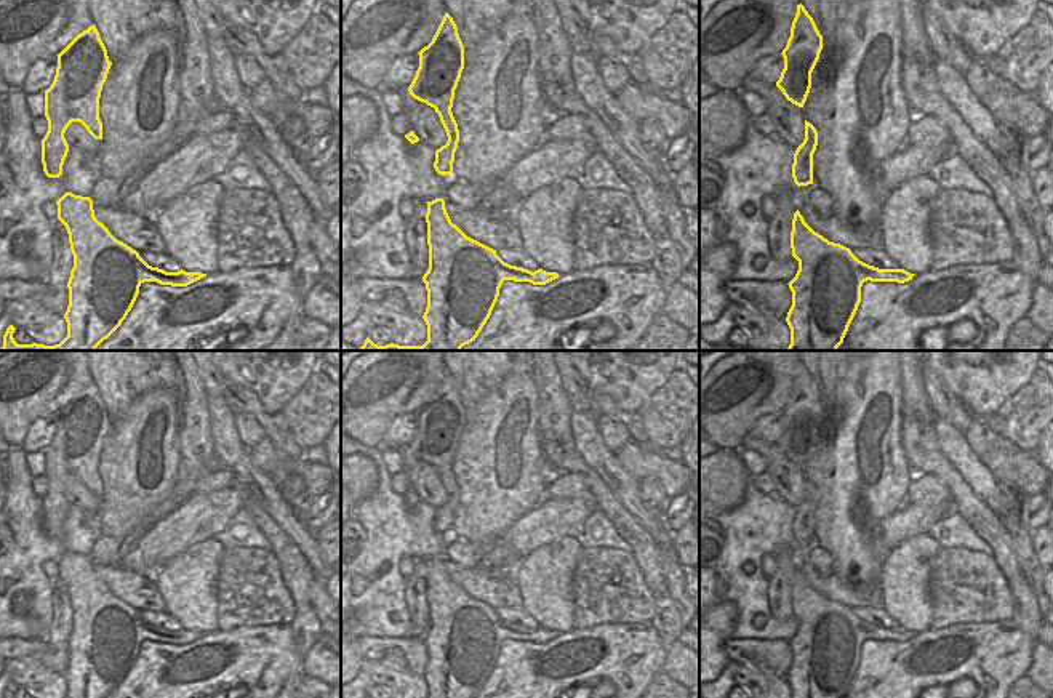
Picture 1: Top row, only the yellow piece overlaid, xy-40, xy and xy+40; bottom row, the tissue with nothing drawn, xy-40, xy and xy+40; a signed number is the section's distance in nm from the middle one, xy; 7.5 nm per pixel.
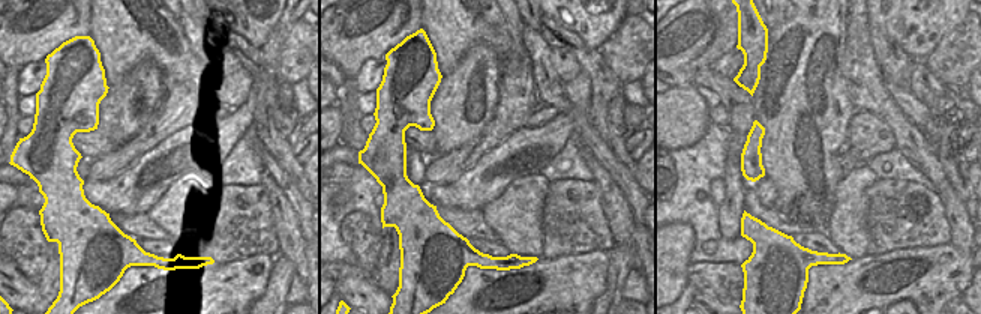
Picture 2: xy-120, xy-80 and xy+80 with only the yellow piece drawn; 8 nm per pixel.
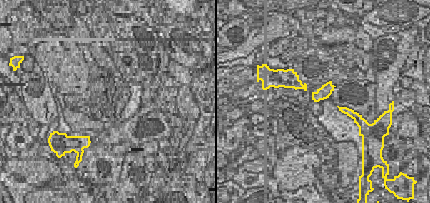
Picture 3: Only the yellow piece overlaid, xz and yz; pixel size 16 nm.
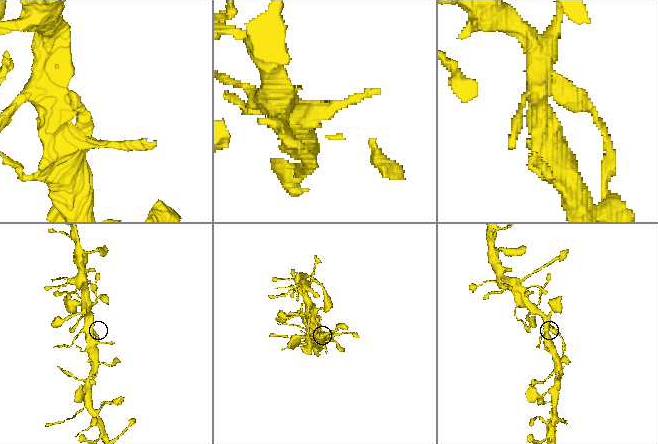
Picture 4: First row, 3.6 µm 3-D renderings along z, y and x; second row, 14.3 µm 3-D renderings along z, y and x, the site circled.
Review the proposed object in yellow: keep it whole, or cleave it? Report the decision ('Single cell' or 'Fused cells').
Single cell.

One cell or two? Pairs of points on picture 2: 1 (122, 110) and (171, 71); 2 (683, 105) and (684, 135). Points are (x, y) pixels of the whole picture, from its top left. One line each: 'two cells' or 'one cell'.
1: two cells
2: one cell

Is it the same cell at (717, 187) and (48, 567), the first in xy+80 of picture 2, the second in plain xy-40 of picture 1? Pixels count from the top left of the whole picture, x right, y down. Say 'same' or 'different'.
same

